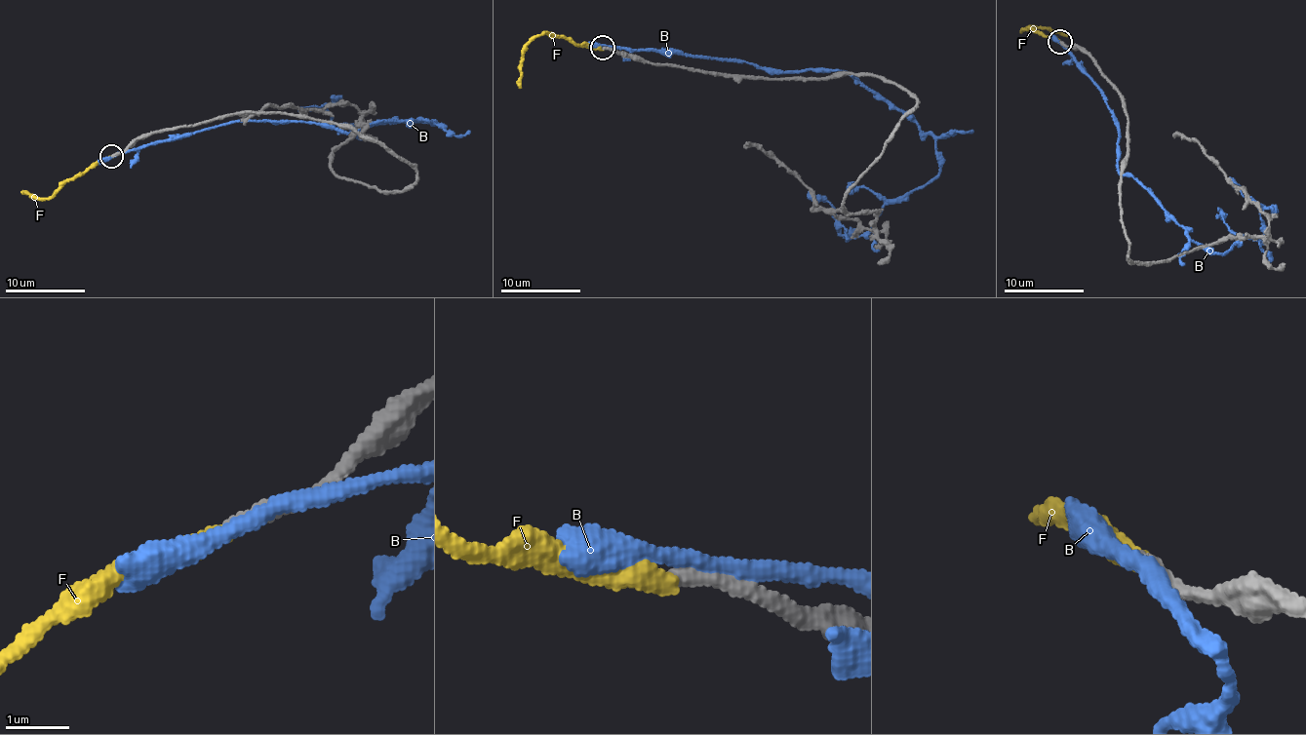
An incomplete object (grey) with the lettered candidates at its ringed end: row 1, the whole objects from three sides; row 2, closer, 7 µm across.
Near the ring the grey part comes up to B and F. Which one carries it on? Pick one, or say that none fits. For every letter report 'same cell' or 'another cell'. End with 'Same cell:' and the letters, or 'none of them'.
B: another cell
F: another cell
Same cell: none of them

